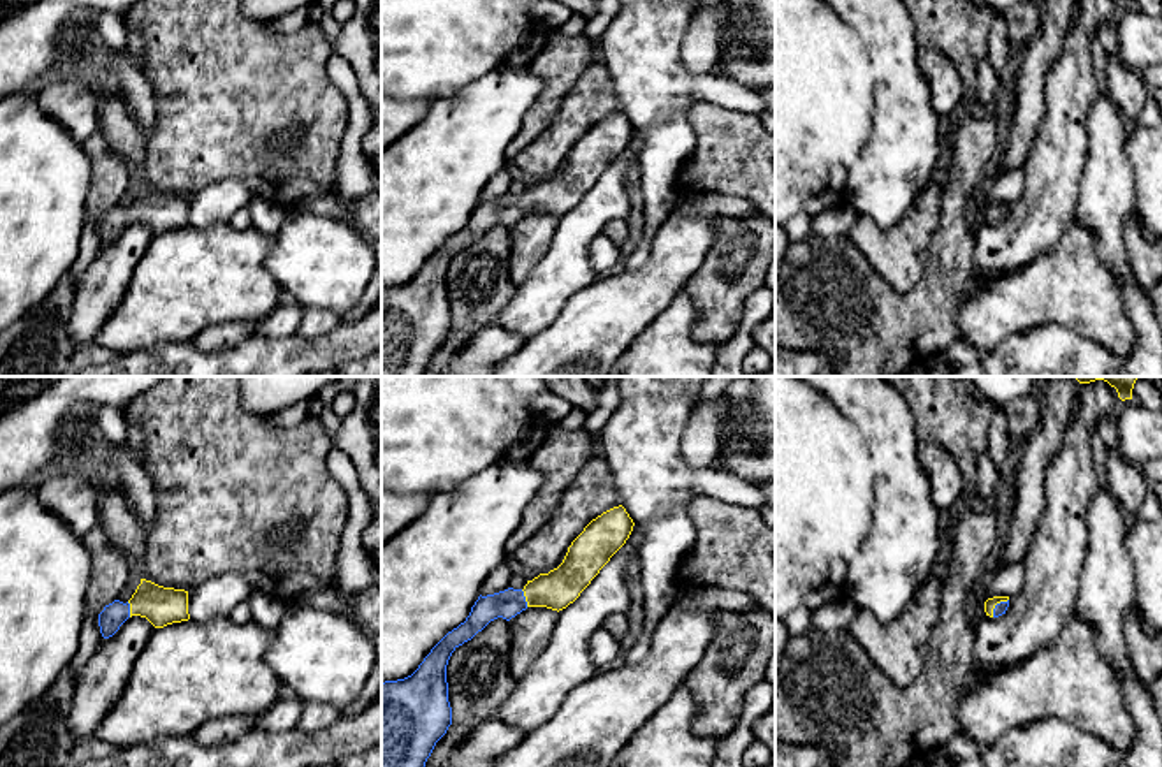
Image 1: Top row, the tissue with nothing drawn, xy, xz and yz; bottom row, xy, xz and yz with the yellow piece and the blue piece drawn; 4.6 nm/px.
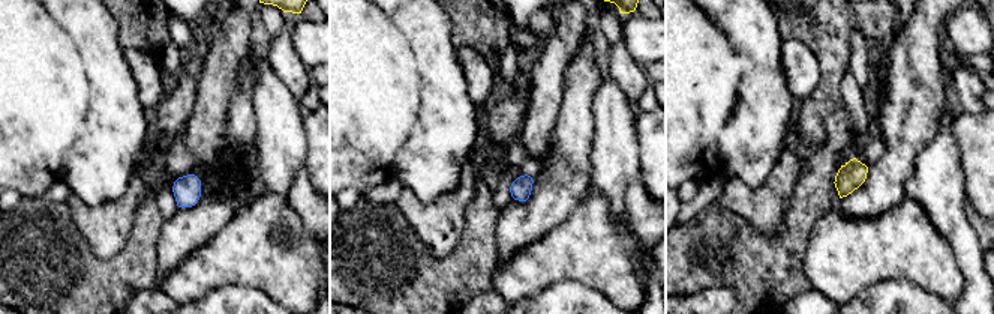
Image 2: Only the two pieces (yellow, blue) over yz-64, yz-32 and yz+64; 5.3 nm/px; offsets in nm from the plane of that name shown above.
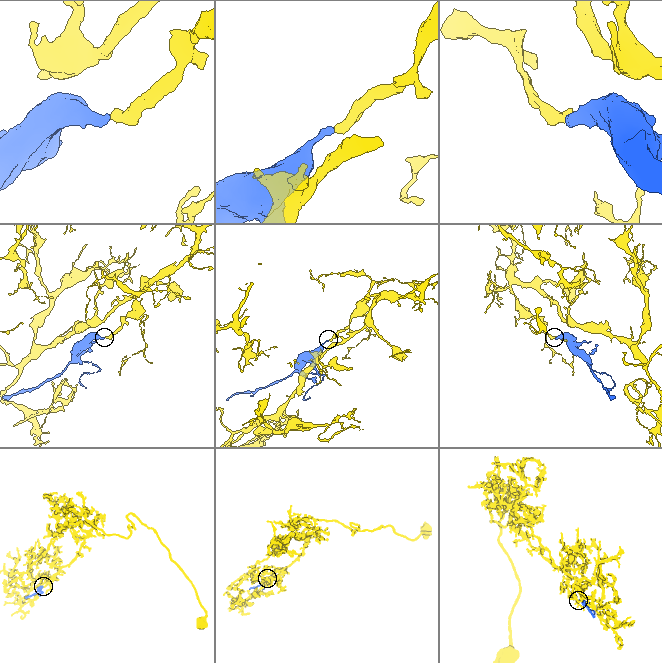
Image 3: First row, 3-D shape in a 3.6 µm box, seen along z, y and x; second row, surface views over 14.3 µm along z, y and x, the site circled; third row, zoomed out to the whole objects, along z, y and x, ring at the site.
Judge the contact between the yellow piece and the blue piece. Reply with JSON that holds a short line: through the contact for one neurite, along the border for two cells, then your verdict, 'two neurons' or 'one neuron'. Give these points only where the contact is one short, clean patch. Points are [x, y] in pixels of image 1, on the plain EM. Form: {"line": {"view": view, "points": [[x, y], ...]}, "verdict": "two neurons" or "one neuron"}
{"line": {"view": "xz", "points": [[561, 192], [526, 204], [507, 210]]}, "verdict": "one neuron"}

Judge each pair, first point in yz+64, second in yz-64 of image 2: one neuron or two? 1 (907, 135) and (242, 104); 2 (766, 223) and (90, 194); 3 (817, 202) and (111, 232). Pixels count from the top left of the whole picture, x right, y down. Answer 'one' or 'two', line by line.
1: one
2: two
3: two

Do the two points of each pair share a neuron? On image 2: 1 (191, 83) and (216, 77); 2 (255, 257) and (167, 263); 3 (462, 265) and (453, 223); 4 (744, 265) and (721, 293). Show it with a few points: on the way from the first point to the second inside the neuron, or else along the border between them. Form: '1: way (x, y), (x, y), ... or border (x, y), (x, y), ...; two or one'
1: border (206, 54), (197, 102), (189, 116); two
2: border (209, 241), (194, 250), (164, 280), (159, 289); two
3: border (467, 206), (458, 244), (447, 254), (432, 256); two
4: border (693, 293), (729, 284), (736, 298); two

